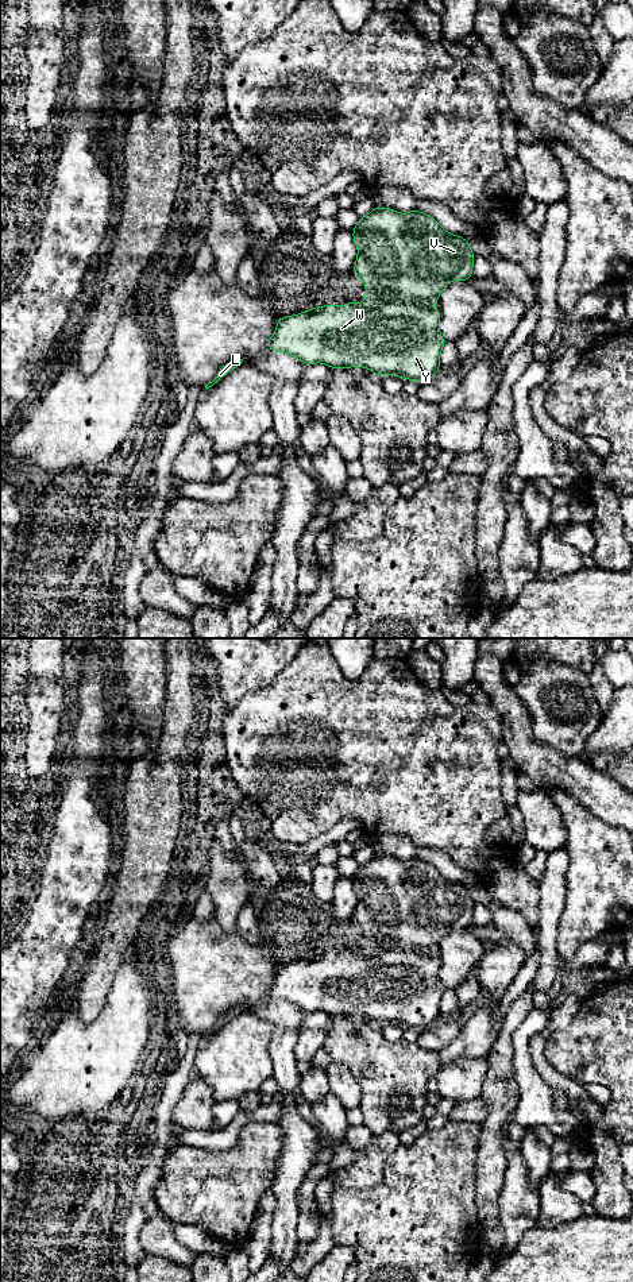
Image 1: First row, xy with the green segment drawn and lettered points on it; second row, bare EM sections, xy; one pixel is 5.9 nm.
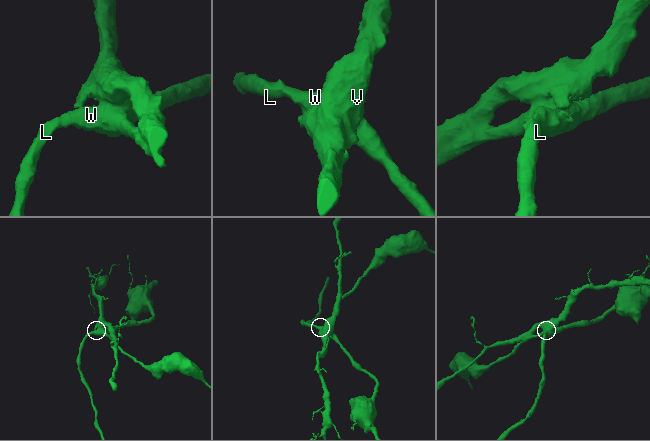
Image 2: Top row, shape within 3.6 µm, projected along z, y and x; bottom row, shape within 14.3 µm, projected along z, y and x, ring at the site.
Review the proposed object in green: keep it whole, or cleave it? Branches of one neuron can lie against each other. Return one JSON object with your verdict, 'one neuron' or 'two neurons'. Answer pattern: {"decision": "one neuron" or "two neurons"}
{"decision": "two neurons"}

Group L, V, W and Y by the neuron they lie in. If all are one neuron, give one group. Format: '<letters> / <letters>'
L W Y / V

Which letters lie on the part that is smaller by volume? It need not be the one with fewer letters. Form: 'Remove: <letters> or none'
Remove: V

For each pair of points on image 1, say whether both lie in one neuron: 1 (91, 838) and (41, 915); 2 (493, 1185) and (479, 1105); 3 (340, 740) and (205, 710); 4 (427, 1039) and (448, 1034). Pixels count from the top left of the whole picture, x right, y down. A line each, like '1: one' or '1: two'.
1: two
2: two
3: two
4: one

